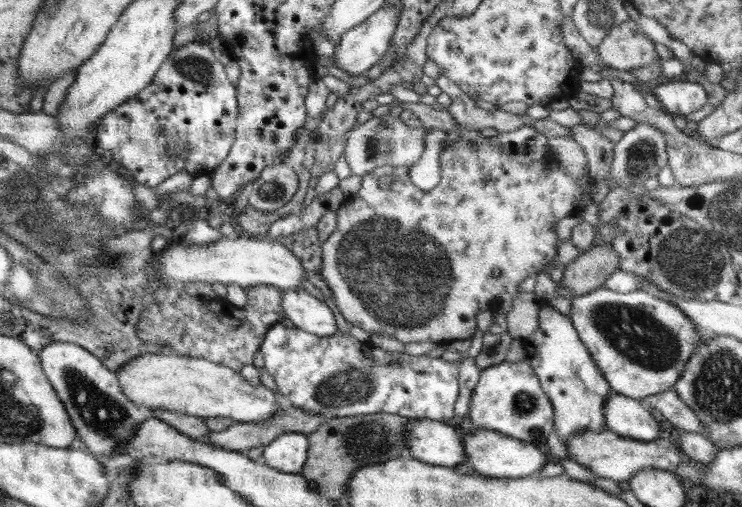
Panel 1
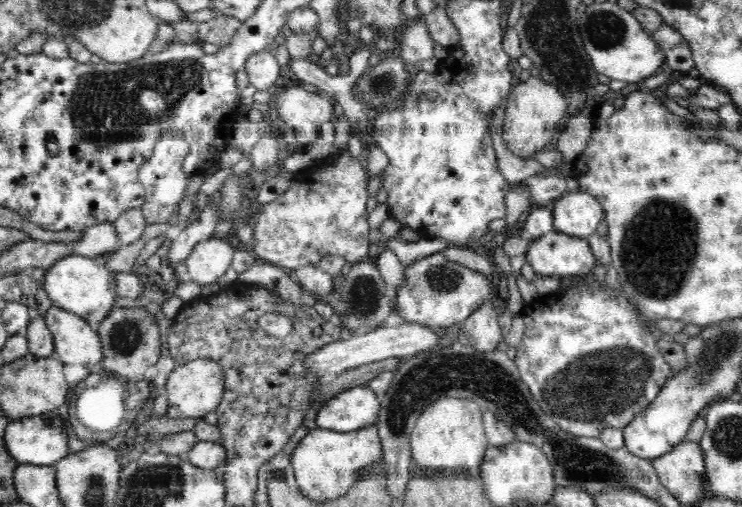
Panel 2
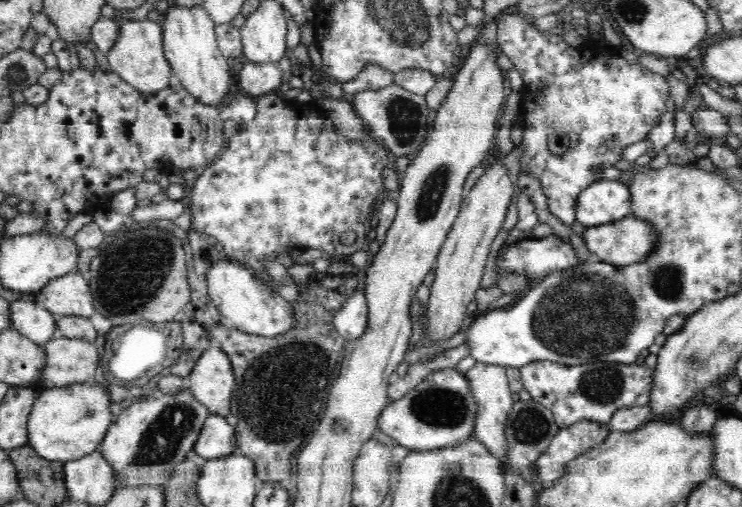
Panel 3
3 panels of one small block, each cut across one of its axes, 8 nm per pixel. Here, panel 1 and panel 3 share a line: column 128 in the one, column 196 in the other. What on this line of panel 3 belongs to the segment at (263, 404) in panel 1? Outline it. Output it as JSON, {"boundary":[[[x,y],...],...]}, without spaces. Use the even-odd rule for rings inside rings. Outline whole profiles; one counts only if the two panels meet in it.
{"boundary":[[[213,344],[208,345],[186,378],[191,395],[210,413],[223,417],[231,412],[235,382],[229,356]]]}

